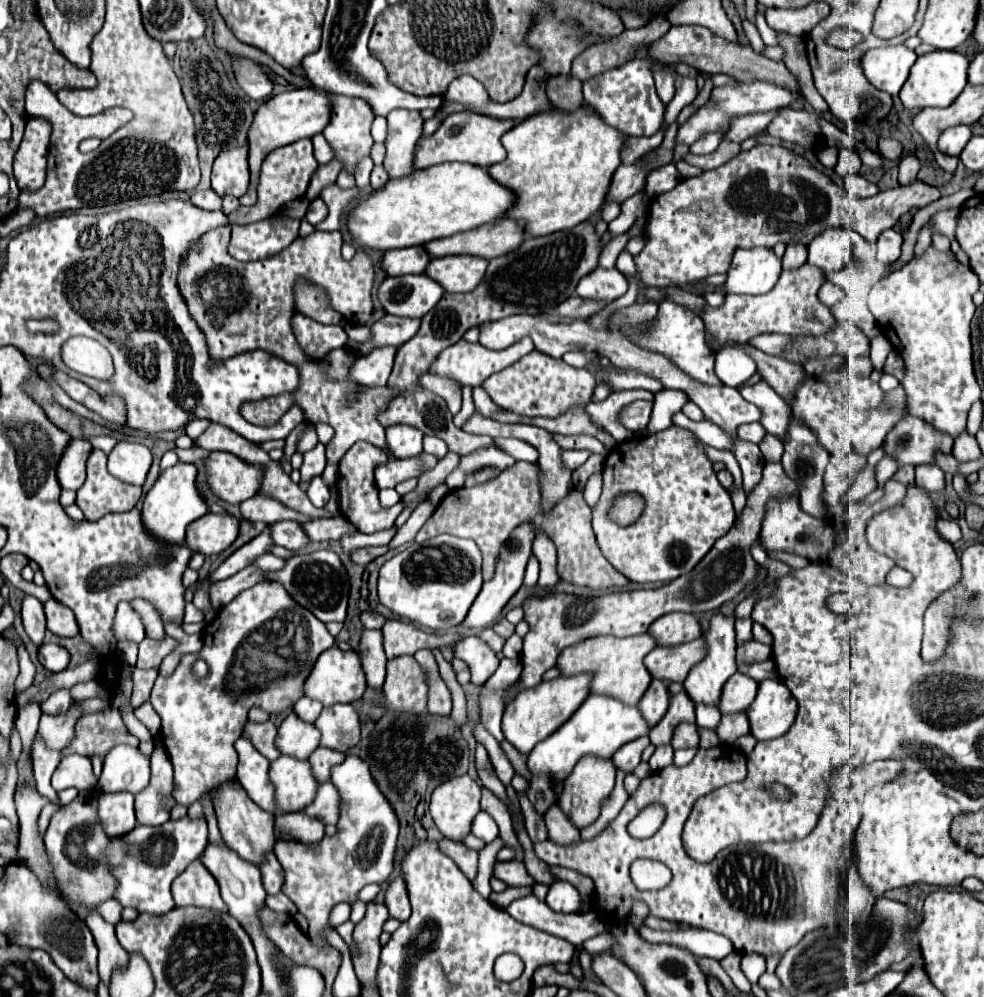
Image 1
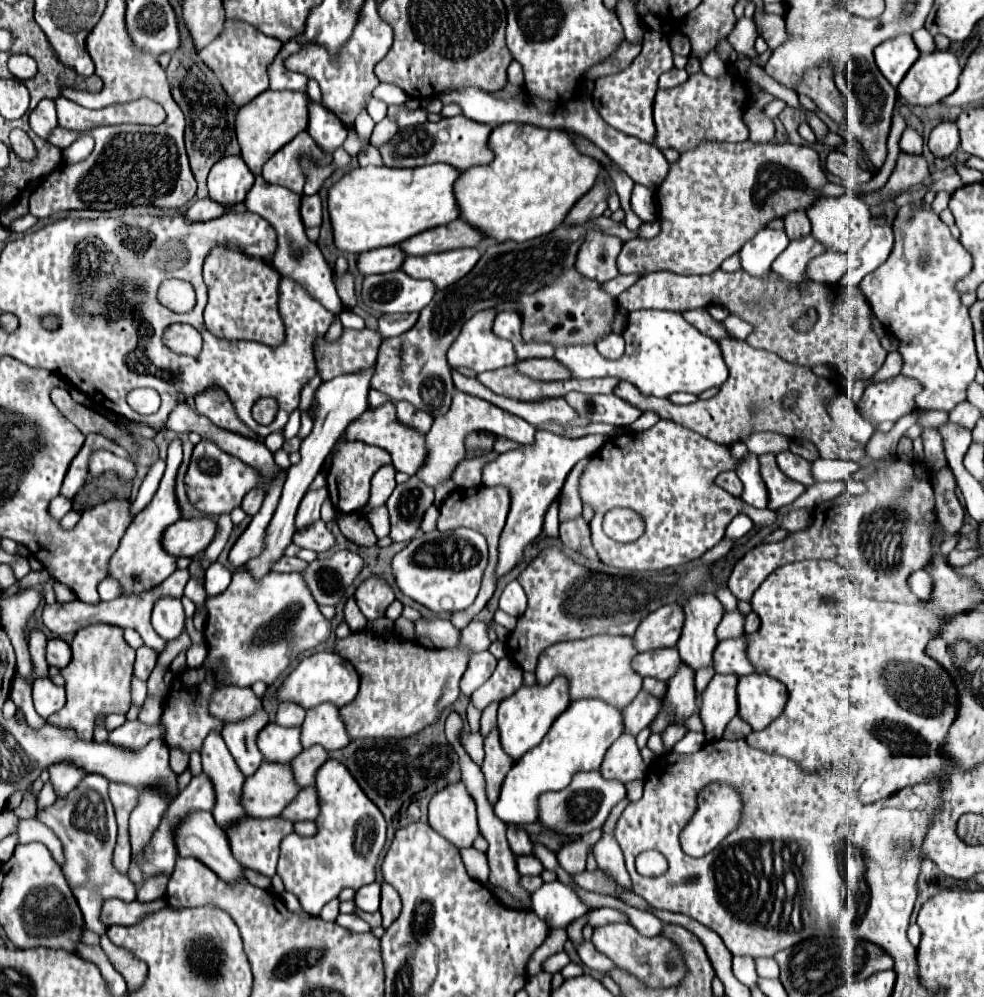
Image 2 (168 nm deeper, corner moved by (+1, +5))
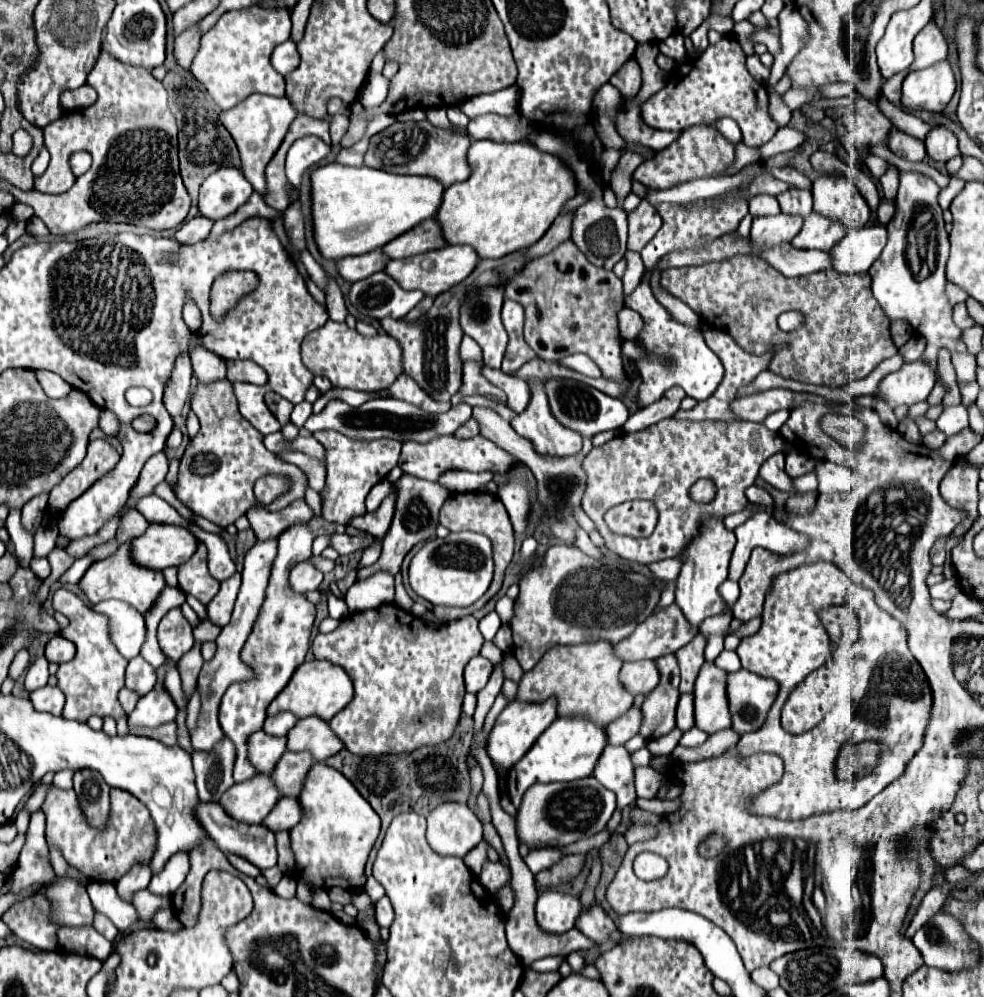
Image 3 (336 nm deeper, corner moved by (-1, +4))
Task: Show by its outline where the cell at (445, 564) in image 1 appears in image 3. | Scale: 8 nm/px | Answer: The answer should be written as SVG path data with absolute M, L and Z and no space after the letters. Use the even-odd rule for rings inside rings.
M451 532L447 538L429 540L411 560L409 582L411 588L433 606L469 606L479 600L493 578L491 542L477 532Z

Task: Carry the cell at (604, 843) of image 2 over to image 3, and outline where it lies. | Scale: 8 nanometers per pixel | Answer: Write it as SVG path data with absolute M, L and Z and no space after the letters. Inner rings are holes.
M605 746L605 754L601 754L593 776L611 792L617 794L617 806L625 808L629 806L635 796L635 784L633 784L633 772L635 766L631 762L629 752L625 746Z

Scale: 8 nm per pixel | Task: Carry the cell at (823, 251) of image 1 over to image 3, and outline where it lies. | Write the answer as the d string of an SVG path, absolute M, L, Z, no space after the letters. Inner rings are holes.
M819 176L813 180L813 210L839 220L849 230L867 224L871 210L861 192L841 176Z

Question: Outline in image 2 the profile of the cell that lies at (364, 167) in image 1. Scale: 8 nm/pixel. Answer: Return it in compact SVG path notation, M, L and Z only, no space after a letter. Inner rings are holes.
M363 111L363 113L357 117L357 121L355 121L355 131L357 131L357 135L359 135L359 137L361 137L361 141L363 141L361 153L365 153L365 151L367 151L369 137L371 137L371 133L373 133L373 127L375 127L375 121L369 117L367 111Z

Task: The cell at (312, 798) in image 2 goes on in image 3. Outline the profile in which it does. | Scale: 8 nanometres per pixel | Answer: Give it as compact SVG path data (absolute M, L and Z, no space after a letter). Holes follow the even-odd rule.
M279 798L277 806L267 814L267 818L265 818L265 822L261 822L261 826L265 824L265 828L269 828L271 832L281 832L281 830L291 830L299 820L301 820L301 808L297 804L297 798Z

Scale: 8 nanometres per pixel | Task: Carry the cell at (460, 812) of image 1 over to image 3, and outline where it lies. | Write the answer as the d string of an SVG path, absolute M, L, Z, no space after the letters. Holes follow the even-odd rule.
M445 802L427 816L427 842L441 856L463 858L483 840L477 816L457 802Z

